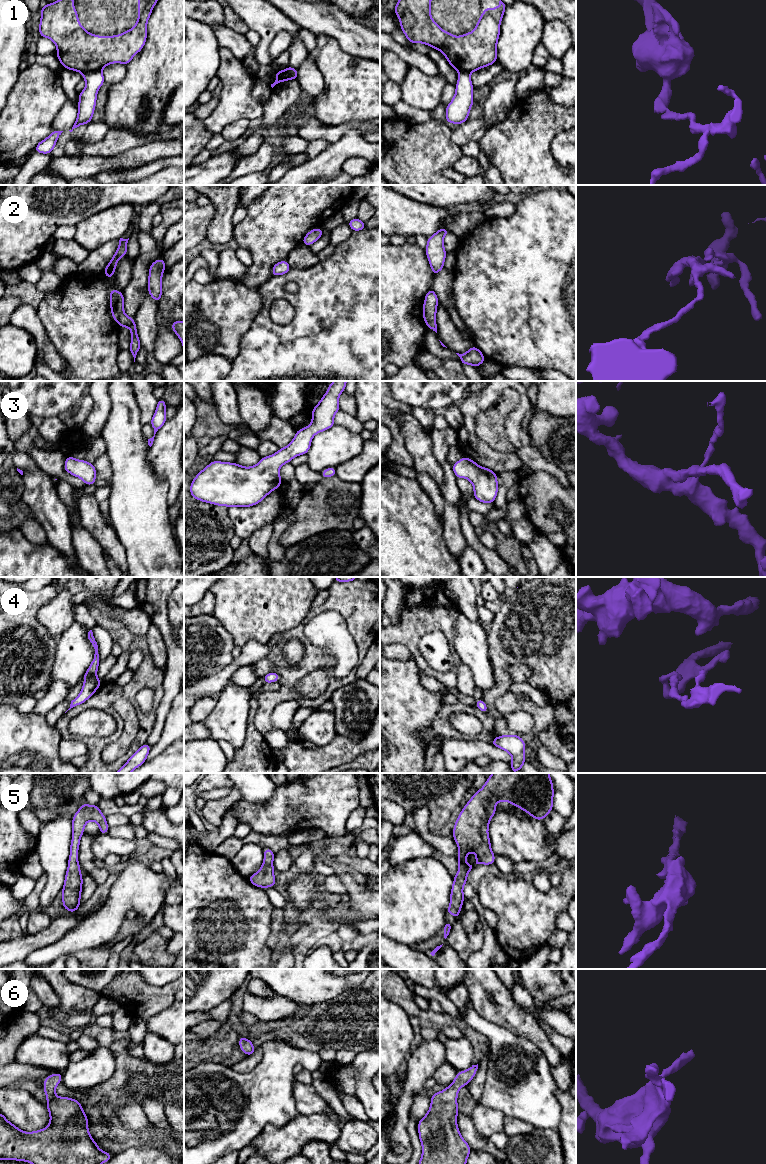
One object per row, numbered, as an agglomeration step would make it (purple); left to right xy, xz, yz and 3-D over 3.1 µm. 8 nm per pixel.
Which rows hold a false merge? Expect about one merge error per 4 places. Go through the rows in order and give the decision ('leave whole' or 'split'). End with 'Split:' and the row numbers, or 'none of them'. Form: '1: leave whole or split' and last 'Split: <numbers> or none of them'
1: split
2: leave whole
3: leave whole
4: leave whole
5: leave whole
6: leave whole
Split: 1

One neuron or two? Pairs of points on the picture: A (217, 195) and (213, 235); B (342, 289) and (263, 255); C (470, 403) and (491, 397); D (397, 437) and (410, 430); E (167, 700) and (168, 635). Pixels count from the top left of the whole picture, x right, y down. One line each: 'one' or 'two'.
A: one
B: two
C: one
D: two
E: one

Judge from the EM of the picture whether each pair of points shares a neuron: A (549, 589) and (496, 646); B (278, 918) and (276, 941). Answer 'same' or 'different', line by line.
A: same
B: same

